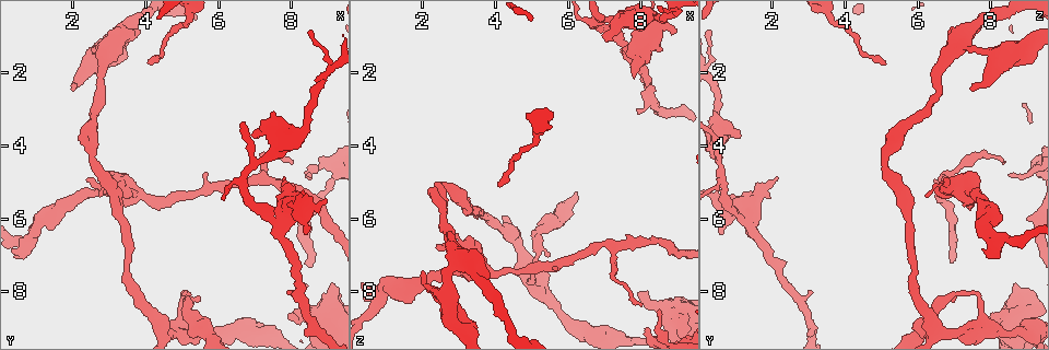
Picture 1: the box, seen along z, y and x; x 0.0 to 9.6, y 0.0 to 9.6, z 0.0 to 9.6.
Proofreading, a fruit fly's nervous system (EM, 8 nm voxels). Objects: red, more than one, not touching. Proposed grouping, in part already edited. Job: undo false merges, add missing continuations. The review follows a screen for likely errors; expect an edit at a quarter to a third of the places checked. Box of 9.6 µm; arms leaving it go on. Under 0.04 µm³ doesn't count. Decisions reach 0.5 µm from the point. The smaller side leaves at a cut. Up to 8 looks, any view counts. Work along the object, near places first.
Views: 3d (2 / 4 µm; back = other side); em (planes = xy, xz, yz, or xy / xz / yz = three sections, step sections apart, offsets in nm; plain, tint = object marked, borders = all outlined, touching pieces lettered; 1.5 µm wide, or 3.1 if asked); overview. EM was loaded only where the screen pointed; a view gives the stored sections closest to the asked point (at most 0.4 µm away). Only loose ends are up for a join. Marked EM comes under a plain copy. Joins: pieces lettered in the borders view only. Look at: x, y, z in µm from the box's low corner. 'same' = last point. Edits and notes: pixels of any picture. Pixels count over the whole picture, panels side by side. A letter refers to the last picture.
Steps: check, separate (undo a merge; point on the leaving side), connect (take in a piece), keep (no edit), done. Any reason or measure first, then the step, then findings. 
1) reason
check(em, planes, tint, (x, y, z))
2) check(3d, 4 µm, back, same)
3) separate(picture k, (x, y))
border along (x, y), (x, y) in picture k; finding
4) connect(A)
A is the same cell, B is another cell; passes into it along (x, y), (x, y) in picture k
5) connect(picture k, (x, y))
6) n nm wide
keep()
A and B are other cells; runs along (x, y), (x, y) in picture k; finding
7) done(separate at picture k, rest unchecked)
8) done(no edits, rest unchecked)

an open end
check(em, planes, borders, (7.05, 3.75, 1.15))

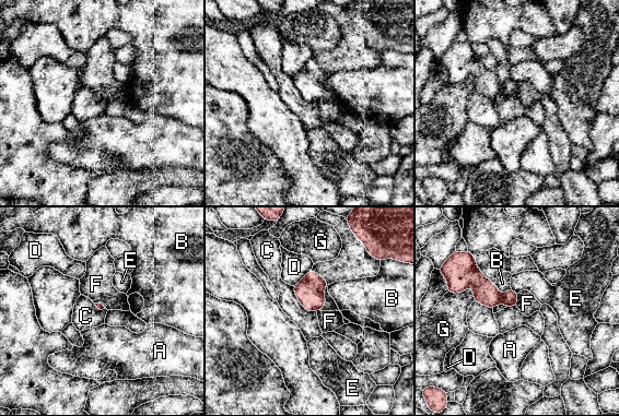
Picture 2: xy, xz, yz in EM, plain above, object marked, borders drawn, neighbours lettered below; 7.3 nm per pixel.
keep()
A, B, C, D, E, F and G are other cells; none of them fits

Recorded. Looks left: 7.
narrows sharply
check(3d, 4 µm, (5.00, 8.00, 7.50))

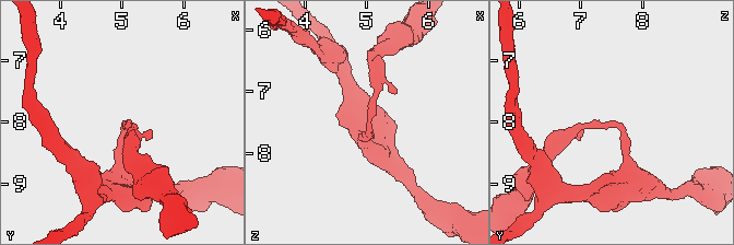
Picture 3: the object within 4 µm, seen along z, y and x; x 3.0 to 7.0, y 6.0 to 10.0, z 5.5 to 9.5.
arms of 200, 220 nm
check(em, planes, tint, (5.05, 8.05, 7.50))

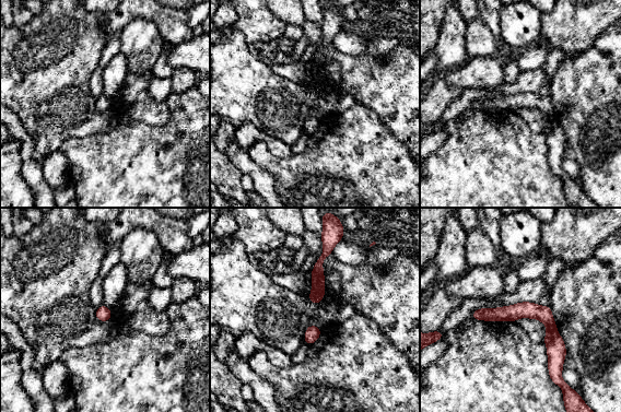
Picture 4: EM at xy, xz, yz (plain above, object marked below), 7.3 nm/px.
check(em, planes, borders, same)

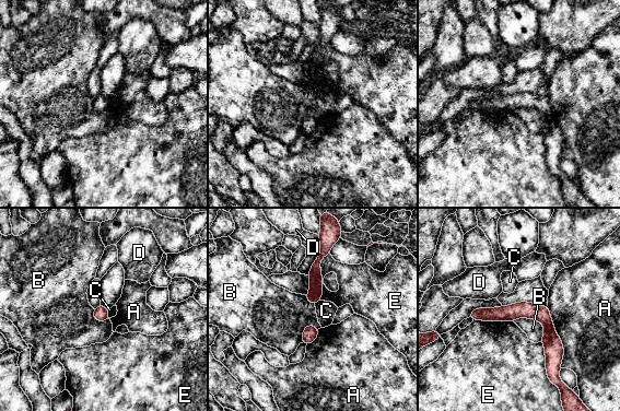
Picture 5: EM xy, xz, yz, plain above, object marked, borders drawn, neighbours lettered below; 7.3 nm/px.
separate(picture 5, (522, 309))
A, B, C, D and E are other cells; border along (553, 327), (546, 329) in picture 5; two cells meet here

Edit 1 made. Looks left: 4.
free end
check(3d, 4 µm, back, (7.90, 8.75, 8.00))

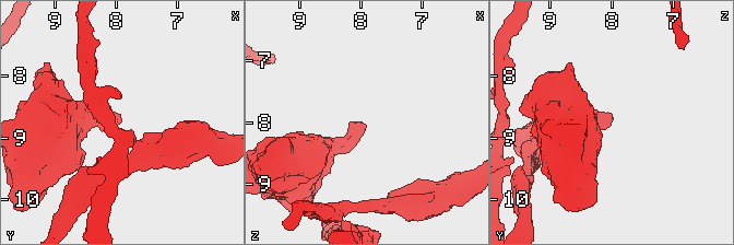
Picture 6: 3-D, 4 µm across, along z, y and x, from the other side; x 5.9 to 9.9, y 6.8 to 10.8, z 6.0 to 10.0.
need the tissue
check(em, yz, step 8, borders, (7.95, 8.75, 8.00))

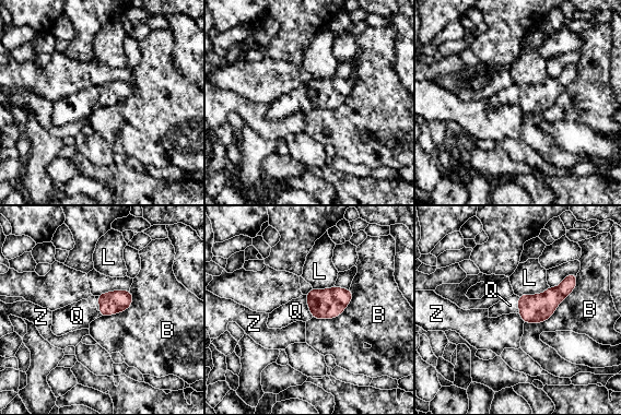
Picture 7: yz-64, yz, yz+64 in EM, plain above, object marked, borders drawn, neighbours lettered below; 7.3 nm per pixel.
check(em, planes, borders, same)

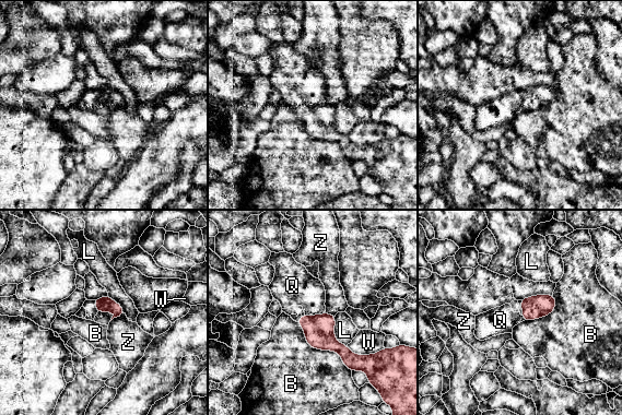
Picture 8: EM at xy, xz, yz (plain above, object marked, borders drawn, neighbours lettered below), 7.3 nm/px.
connect(Q)
Q is the same cell, B, L, W and Z are other cells; passes into it along (105, 304), (105, 311), (104, 318) in picture 8; the cell continues

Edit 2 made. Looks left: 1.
done(separate at picture 5, connect at picture 8, rest unchecked)

